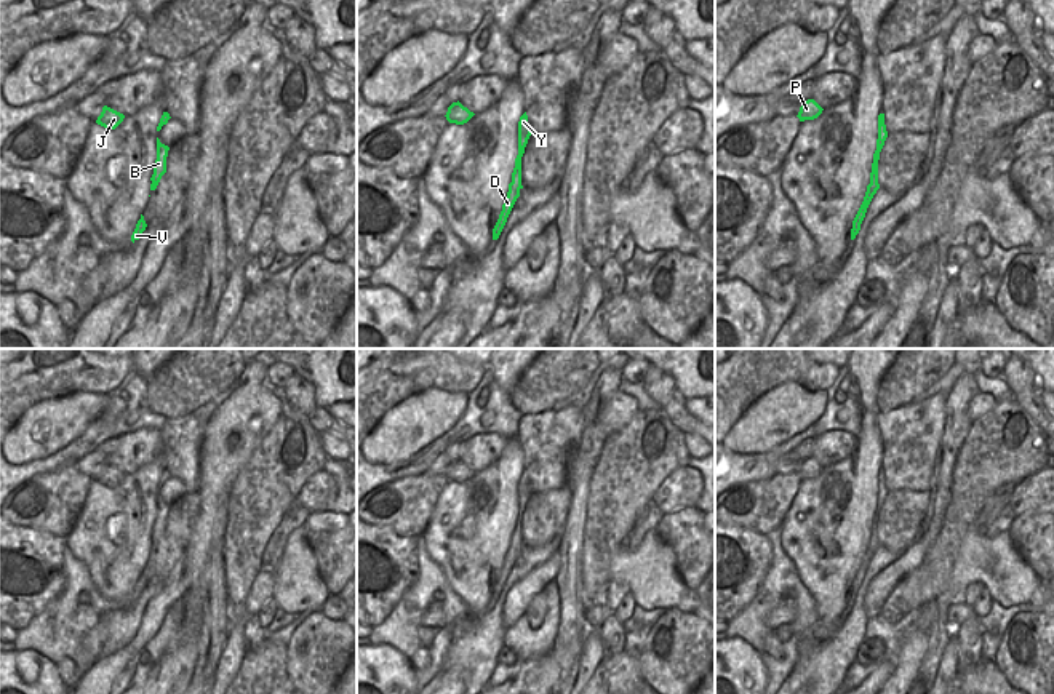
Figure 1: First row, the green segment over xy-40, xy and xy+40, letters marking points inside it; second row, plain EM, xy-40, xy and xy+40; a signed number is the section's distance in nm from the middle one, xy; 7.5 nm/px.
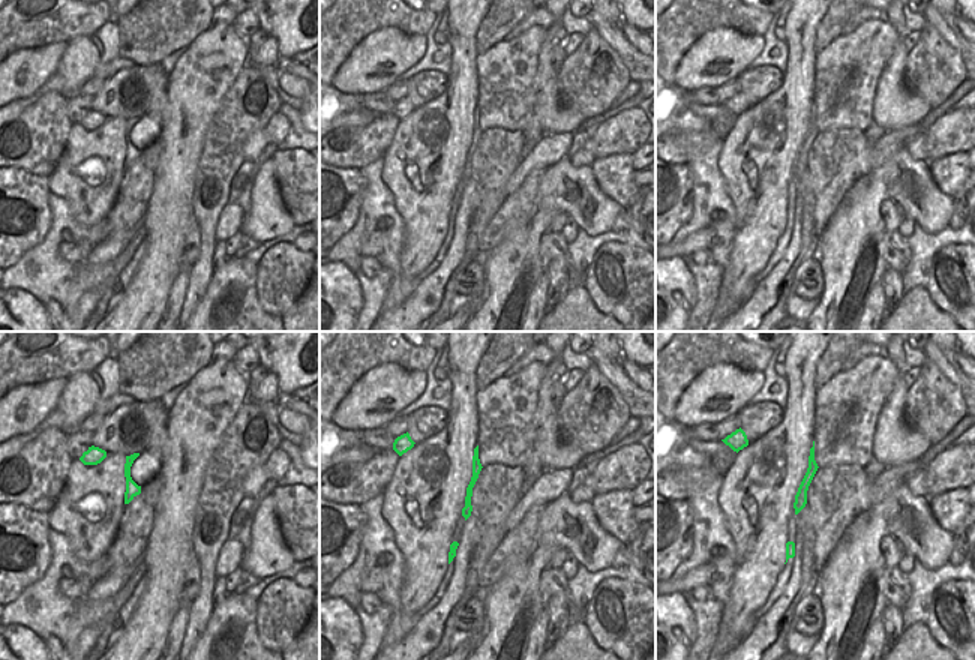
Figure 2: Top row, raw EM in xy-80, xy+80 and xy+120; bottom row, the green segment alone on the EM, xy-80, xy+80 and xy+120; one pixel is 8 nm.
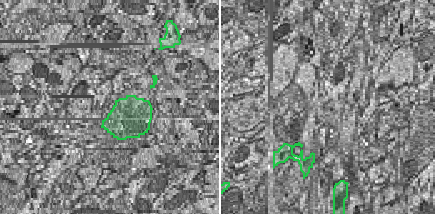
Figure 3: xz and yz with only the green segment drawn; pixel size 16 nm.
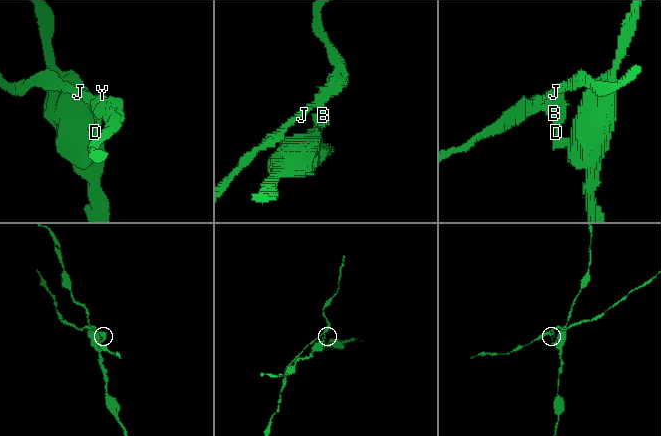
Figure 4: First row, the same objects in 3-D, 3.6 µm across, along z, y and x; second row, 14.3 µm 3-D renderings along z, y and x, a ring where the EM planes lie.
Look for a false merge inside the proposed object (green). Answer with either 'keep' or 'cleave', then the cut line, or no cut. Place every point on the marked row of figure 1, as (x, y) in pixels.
cleave; cut xy (519, 173), (512, 181)

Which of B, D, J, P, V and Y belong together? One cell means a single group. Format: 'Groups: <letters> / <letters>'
Groups: B J P Y / D V

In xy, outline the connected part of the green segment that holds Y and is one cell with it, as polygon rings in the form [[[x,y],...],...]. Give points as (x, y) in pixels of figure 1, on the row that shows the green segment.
[[[526,112],[520,117],[518,122],[518,155],[515,158],[515,168],[512,173],[512,181],[520,174],[521,176],[521,157],[525,154],[525,147],[528,144],[528,139],[531,136],[531,126],[528,123],[528,115]]]

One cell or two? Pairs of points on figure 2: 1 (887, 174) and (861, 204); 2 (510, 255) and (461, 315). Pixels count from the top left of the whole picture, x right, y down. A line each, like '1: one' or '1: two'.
1: one
2: two

